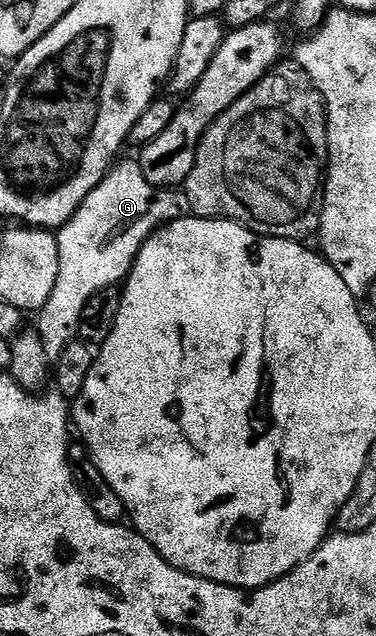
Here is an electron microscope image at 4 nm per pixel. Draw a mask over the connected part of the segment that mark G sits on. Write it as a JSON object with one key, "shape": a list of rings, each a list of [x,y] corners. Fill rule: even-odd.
{"shape":[[[136,160],[114,164],[109,174],[87,195],[73,218],[62,225],[57,233],[59,243],[59,279],[55,283],[55,291],[51,291],[51,299],[39,311],[41,325],[39,332],[49,347],[50,358],[56,359],[63,351],[66,343],[77,337],[79,319],[83,315],[83,307],[87,307],[87,299],[104,289],[120,286],[133,269],[135,259],[148,237],[156,233],[162,225],[170,221],[180,221],[190,216],[189,200],[180,188],[158,189],[143,175],[140,164]]]}

